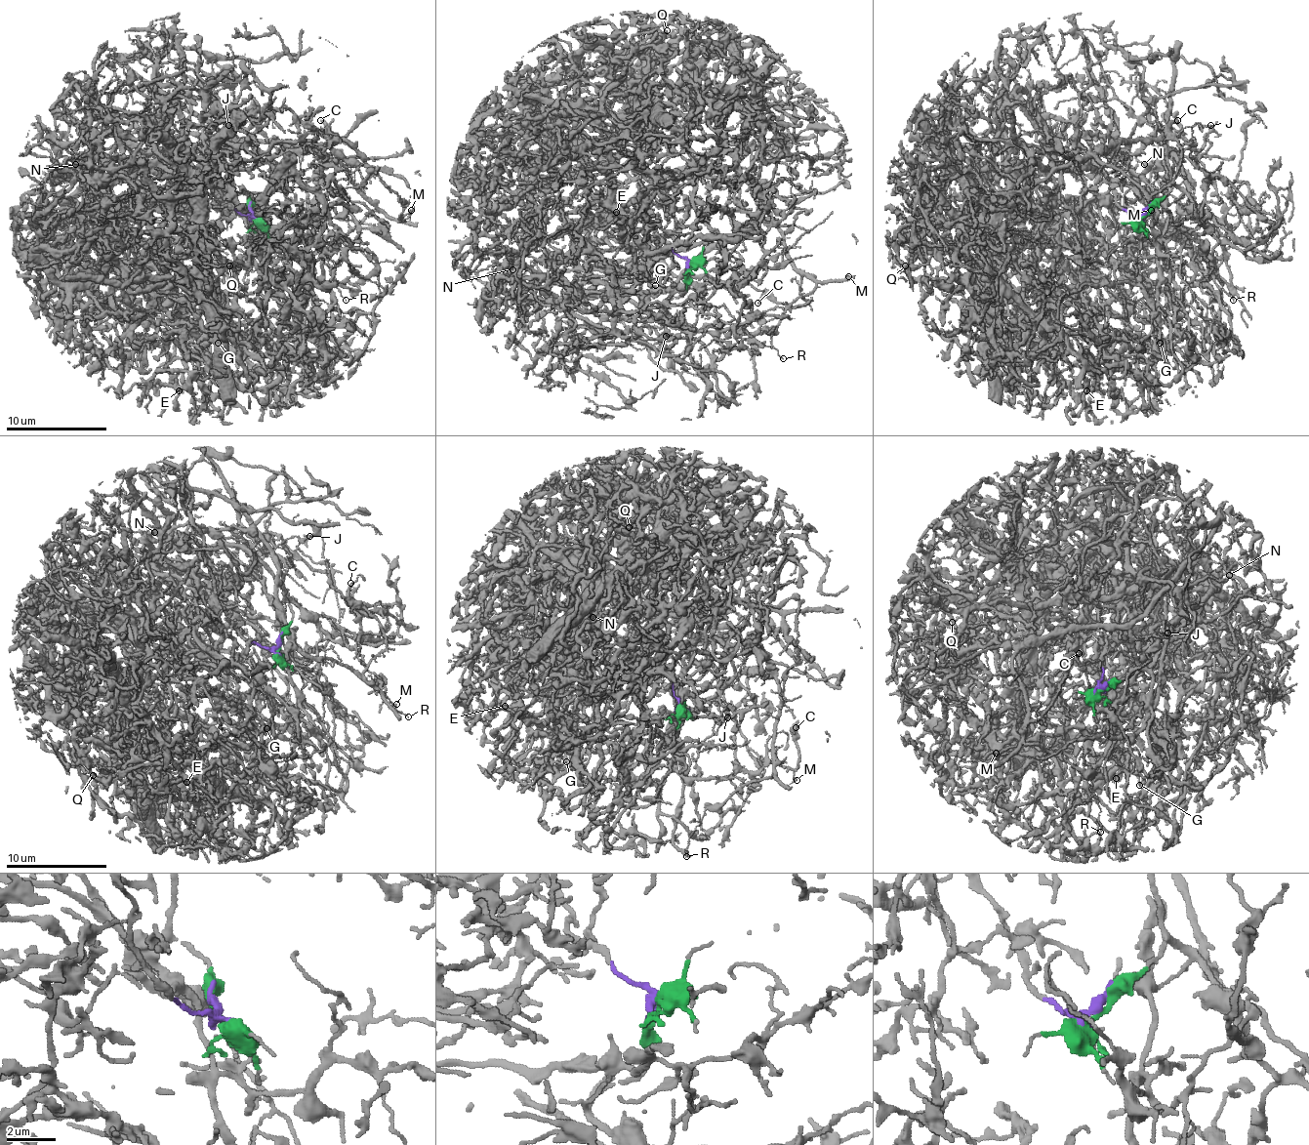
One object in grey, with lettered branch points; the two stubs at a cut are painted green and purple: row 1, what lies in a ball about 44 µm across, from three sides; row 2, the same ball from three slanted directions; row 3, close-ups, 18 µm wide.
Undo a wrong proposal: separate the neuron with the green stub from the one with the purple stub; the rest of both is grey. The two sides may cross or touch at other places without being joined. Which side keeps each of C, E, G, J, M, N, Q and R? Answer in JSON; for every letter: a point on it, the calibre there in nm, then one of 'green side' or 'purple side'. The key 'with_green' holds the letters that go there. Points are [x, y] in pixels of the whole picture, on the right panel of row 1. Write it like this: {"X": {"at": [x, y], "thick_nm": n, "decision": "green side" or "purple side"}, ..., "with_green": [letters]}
{"C": {"at": [1177, 120], "thick_nm": 190, "decision": "green side"}, "E": {"at": [1086, 390], "thick_nm": 180, "decision": "purple side"}, "G": {"at": [1160, 343], "thick_nm": 190, "decision": "purple side"}, "J": {"at": [1210, 125], "thick_nm": 180, "decision": "purple side"}, "M": {"at": [1151, 210], "thick_nm": 120, "decision": "green side"}, "N": {"at": [1144, 164], "thick_nm": 150, "decision": "purple side"}, "Q": {"at": [905, 265], "thick_nm": 70, "decision": "purple side"}, "R": {"at": [1233, 300], "thick_nm": 100, "decision": "green side"}, "with_green": ["C", "M", "R"]}

